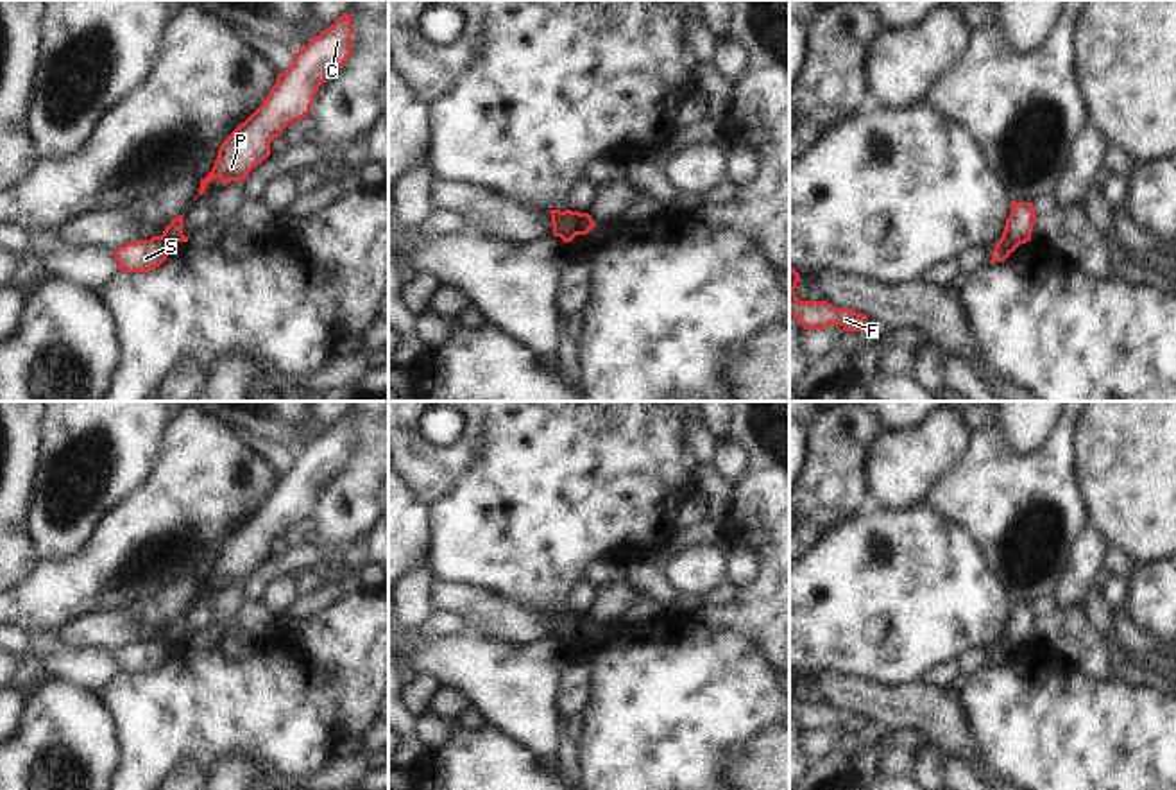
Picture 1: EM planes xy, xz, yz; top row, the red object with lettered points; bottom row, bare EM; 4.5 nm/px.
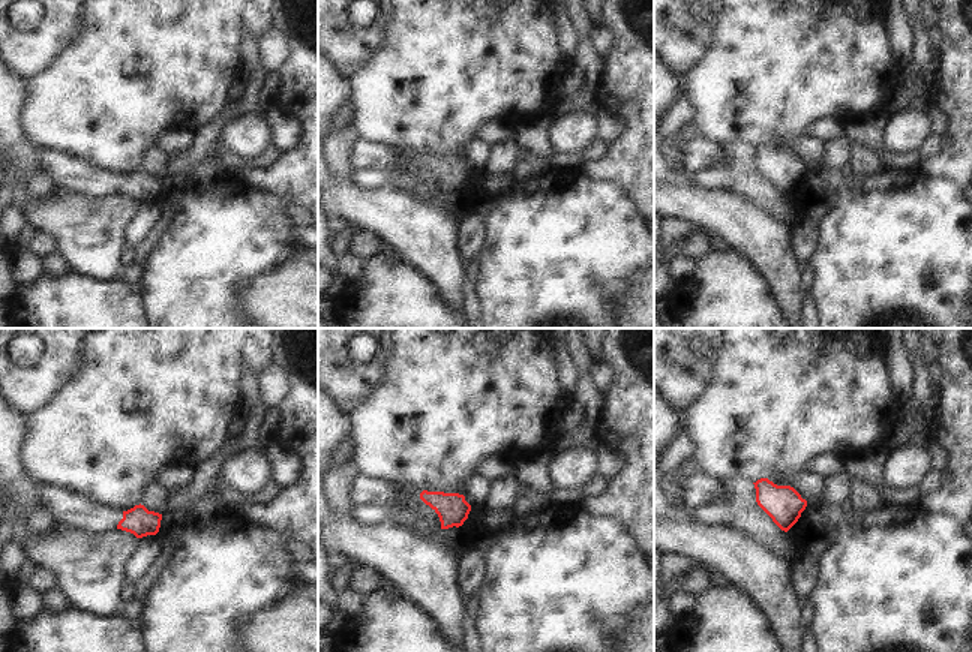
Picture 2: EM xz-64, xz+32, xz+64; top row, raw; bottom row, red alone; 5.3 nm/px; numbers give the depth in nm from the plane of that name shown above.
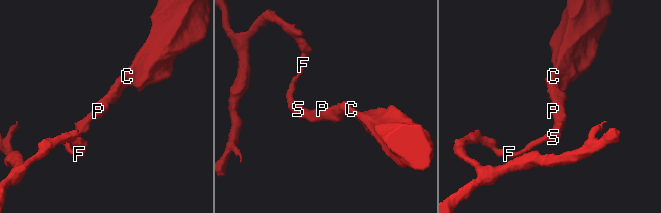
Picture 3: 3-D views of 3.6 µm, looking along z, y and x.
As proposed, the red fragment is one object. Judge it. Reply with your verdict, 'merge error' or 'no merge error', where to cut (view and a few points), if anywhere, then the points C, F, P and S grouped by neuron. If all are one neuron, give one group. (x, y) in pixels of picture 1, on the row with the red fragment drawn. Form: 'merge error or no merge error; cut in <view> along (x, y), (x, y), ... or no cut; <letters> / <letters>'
merge error; cut in yz along (1001, 237), (1019, 244); C P / F S

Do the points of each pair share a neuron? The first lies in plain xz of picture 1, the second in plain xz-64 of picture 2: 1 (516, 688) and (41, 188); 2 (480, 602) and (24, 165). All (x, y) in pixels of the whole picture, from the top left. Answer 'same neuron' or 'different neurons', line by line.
1: different neurons
2: different neurons

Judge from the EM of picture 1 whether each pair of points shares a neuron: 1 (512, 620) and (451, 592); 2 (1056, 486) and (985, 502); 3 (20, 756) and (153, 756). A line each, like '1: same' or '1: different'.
1: same
2: same
3: different

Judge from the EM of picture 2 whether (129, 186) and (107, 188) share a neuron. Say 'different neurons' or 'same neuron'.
same neuron

